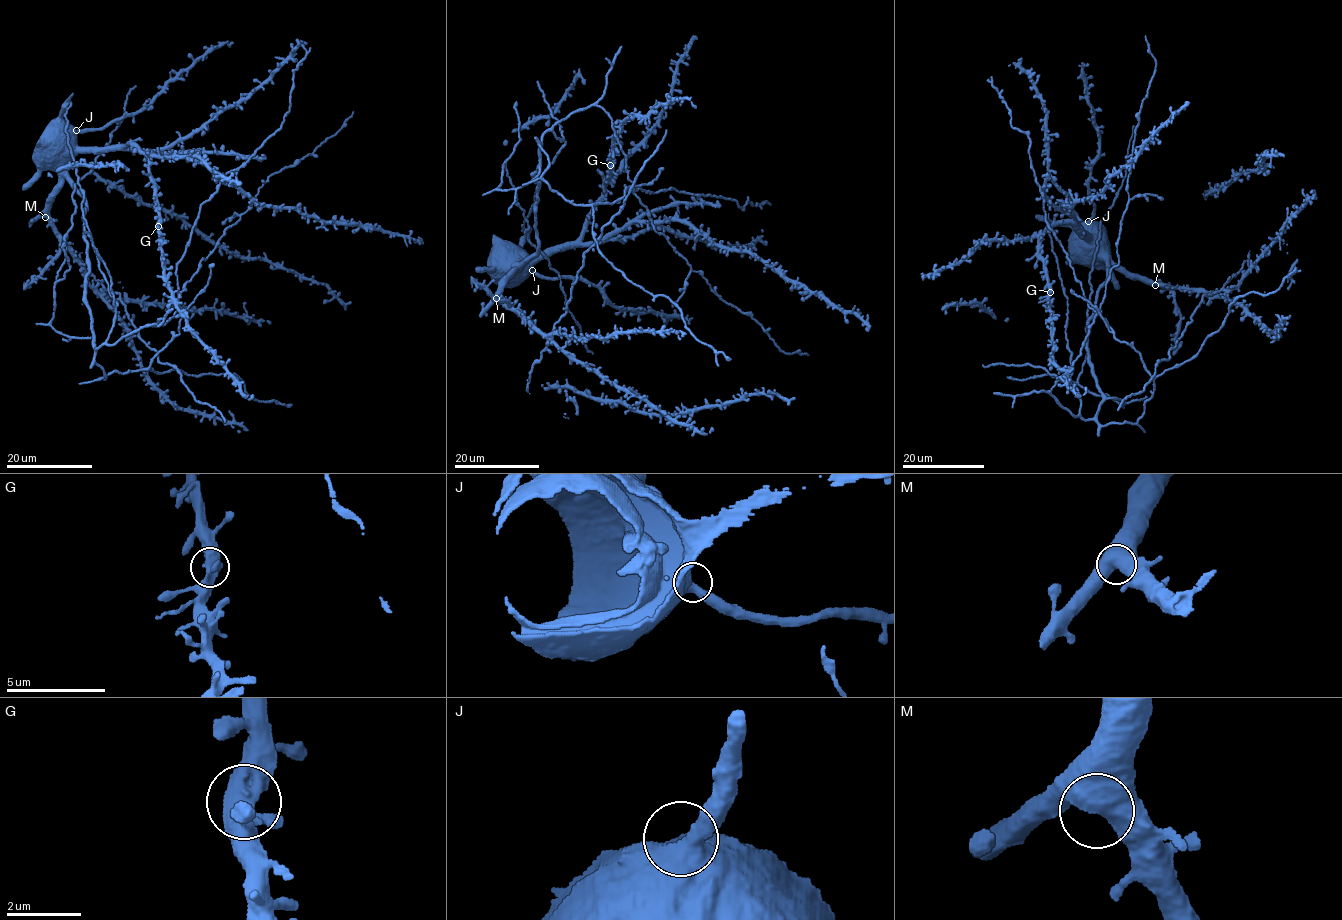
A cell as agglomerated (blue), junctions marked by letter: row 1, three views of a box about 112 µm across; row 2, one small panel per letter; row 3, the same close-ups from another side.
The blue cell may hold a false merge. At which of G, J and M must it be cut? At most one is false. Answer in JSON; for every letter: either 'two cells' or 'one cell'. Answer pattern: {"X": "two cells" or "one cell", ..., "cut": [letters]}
{"G": "one cell", "J": "one cell", "M": "one cell", "cut": []}

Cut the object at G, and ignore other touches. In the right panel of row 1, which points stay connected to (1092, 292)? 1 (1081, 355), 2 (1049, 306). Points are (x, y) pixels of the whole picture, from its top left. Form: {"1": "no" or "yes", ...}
{"1": "yes", "2": "no"}

